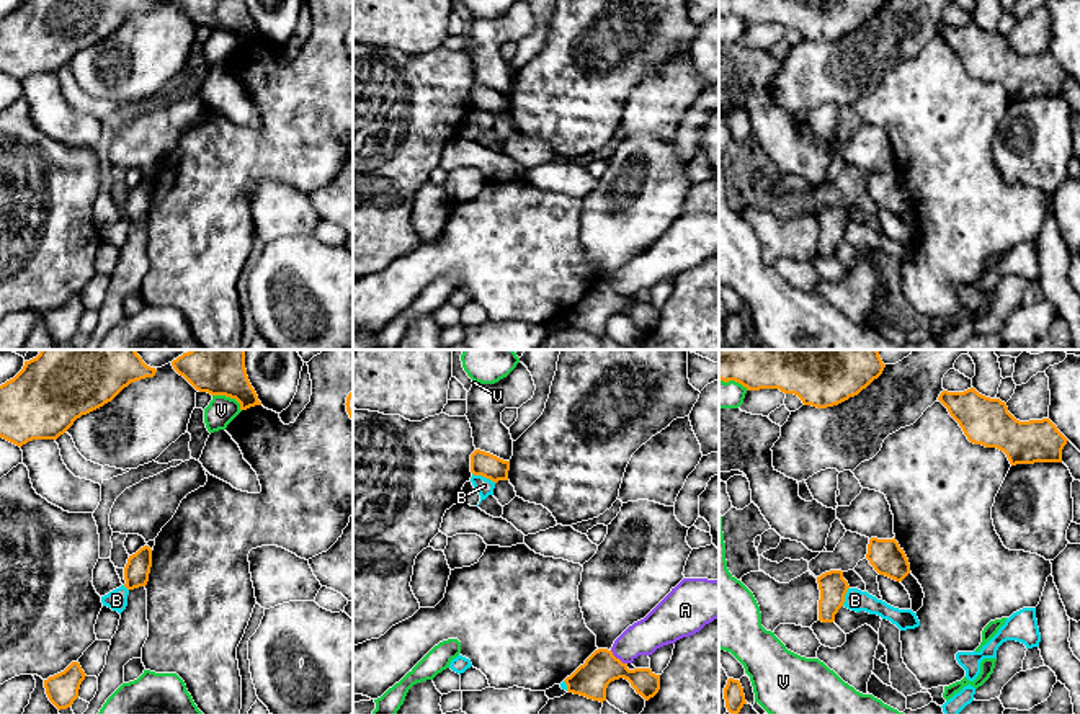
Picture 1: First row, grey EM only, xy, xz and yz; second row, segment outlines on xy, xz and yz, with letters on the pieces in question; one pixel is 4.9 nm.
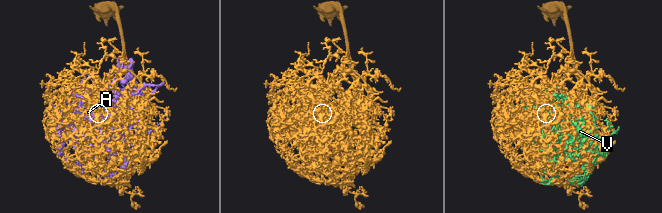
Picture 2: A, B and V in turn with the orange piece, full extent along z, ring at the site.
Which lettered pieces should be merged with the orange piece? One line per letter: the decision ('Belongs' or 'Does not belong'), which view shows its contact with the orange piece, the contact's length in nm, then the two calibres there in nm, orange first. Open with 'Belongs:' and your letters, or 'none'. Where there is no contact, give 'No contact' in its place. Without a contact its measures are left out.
Belongs: none
A: Does not belong. Touches orange in xz. Shared border 110 nm. Thickness 170 nm (orange) against 170 nm
B: Does not belong. Touches orange in xz. Shared border 130 nm. Thickness 120 nm (orange) against 80 nm
V: Does not belong. Touches orange in xy. Shared border 170 nm. Thickness 160 nm (orange) against 140 nm

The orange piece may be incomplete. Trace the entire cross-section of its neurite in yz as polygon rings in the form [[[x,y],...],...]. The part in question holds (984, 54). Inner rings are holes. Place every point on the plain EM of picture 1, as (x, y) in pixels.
[[[974,21],[964,26],[943,25],[938,34],[959,57],[971,77],[1003,85],[1011,100],[1034,96],[1062,96],[1062,83],[1069,74],[1049,52],[1020,56],[1008,46],[1005,36],[1002,36],[1000,33],[985,31],[979,28]]]

